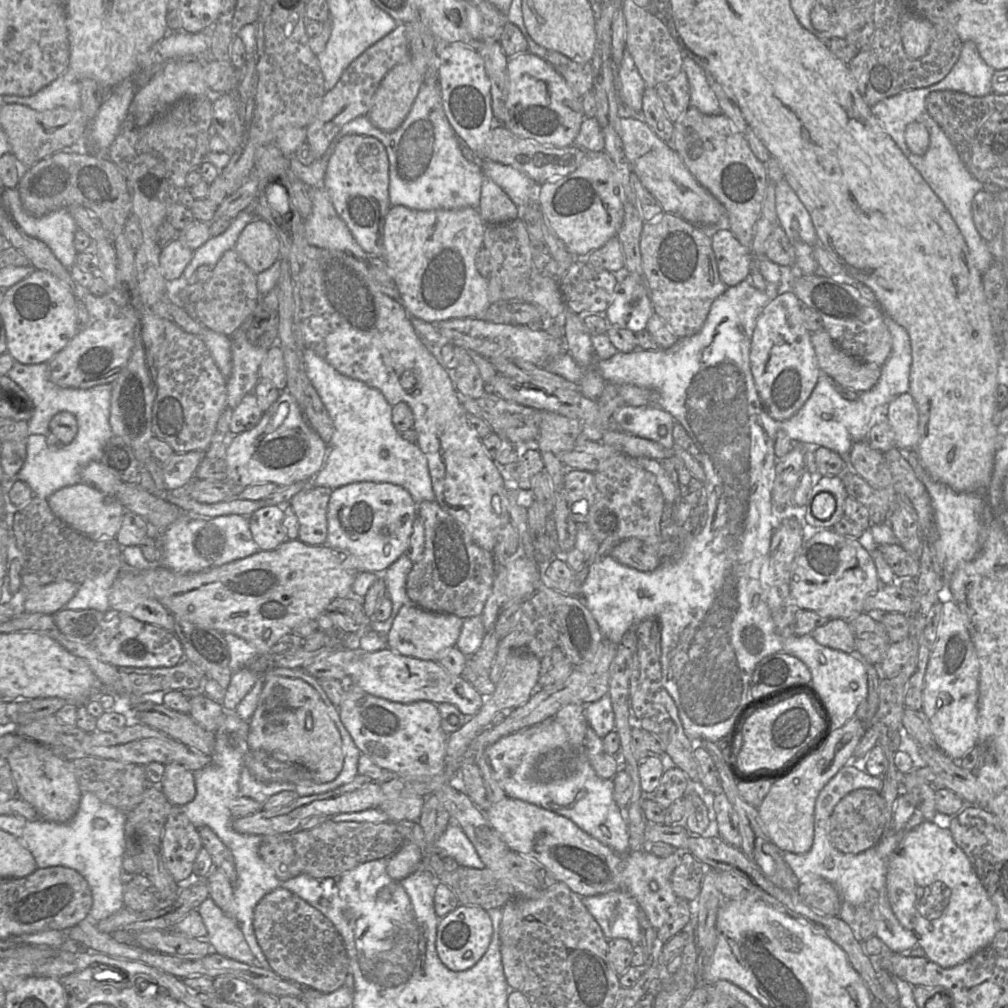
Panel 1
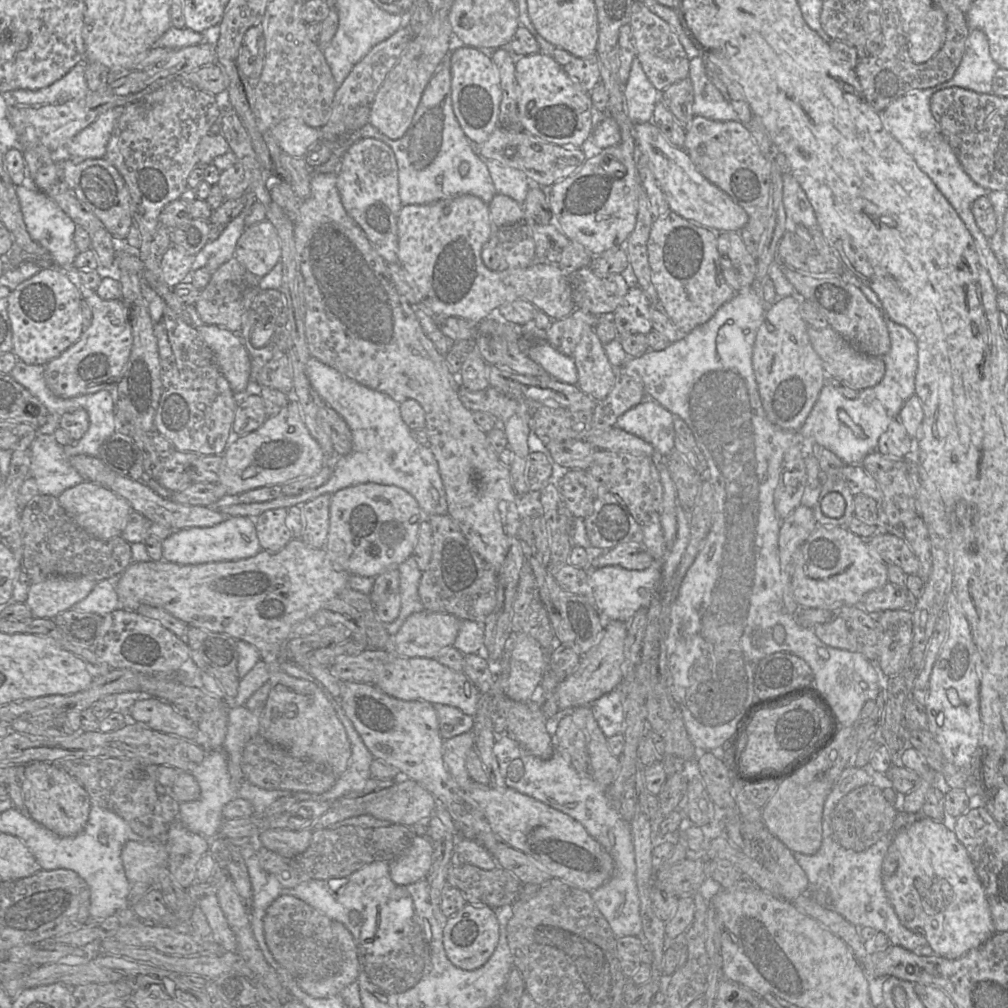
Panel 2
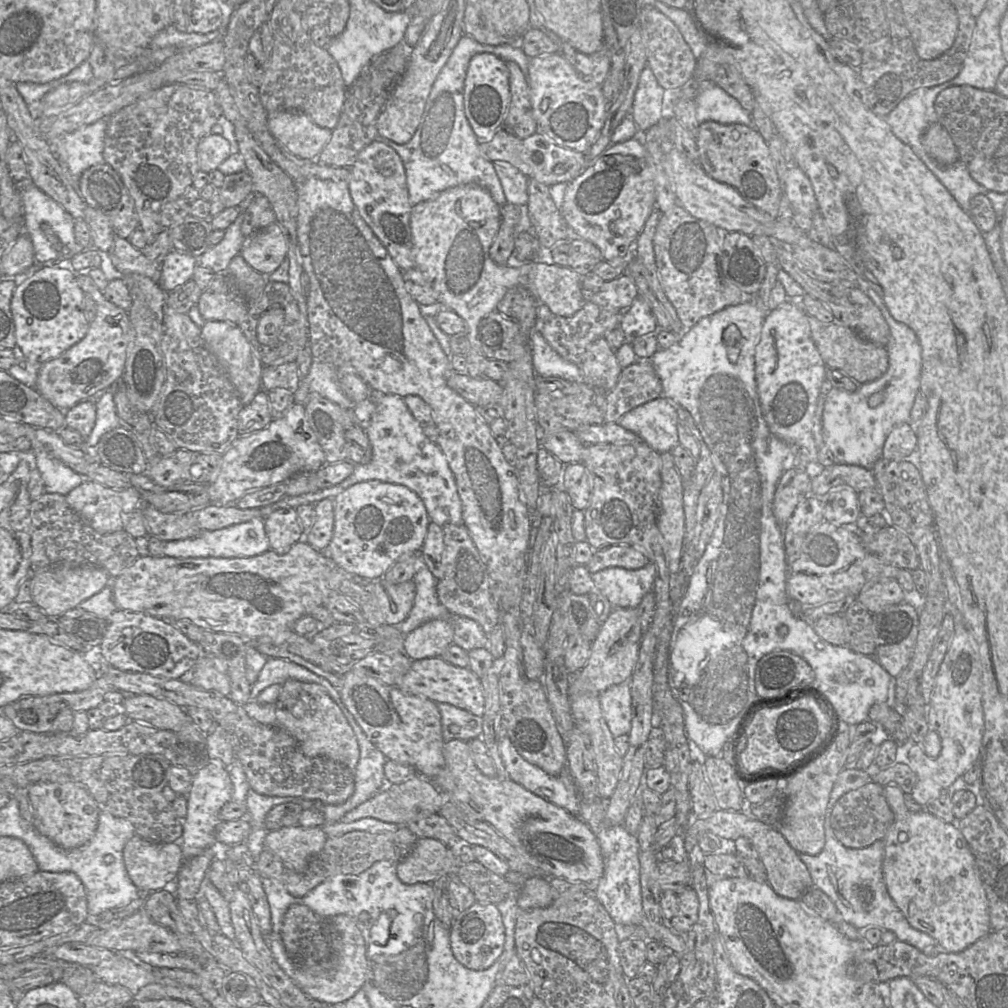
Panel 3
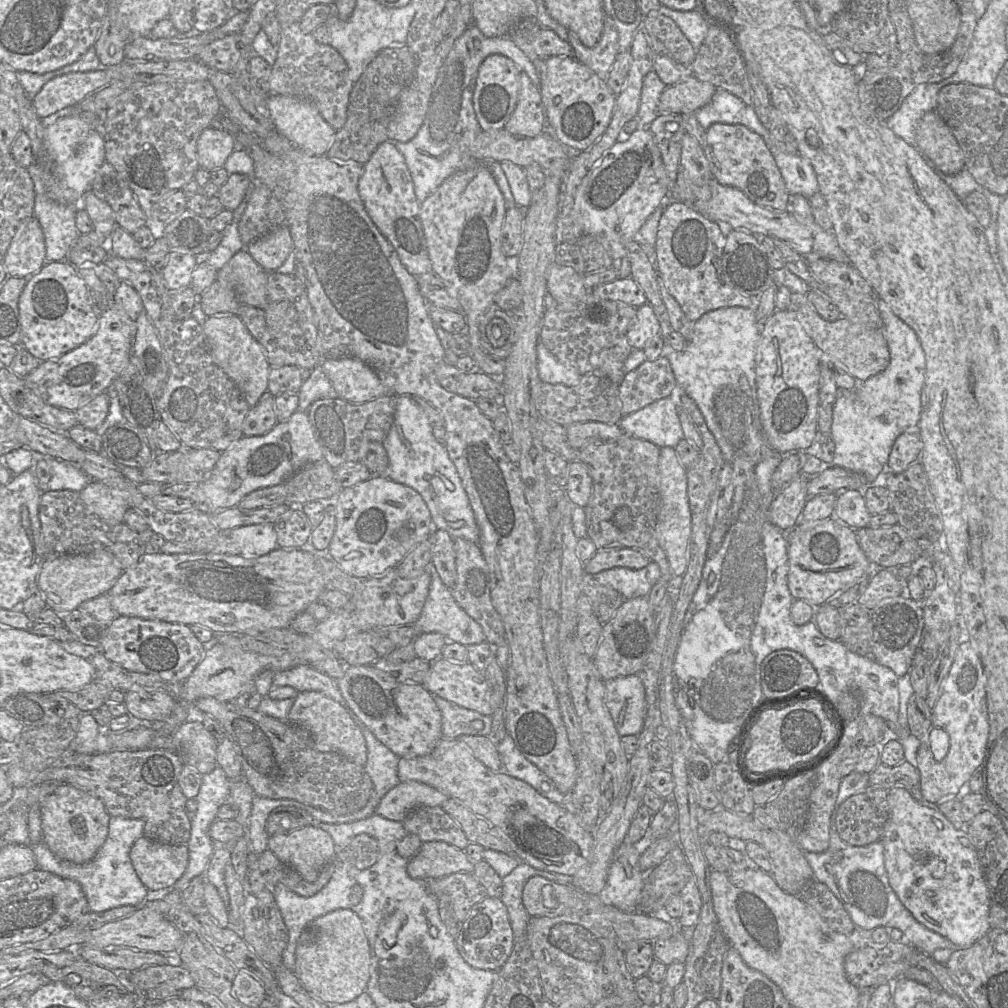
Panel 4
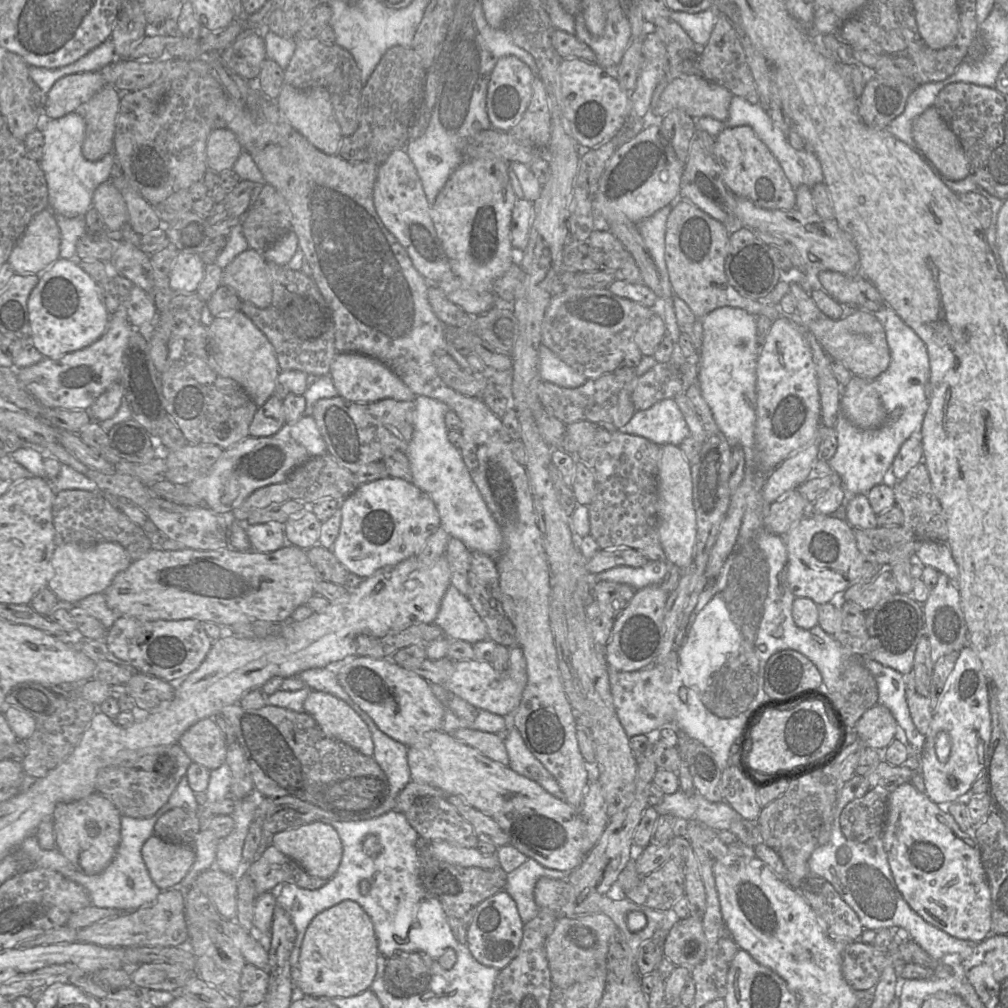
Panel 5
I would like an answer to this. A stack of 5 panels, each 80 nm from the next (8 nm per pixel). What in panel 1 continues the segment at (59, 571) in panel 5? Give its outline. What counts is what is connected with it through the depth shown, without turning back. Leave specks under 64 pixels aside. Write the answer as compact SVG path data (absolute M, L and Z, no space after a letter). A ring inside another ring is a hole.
M63 580L26 591L24 611L53 615L65 608L67 602L76 594L78 587L77 583Z

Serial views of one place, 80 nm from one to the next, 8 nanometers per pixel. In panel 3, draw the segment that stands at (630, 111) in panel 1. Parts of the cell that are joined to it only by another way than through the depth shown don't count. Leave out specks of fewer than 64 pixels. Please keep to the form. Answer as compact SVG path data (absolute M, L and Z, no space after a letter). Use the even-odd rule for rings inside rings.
M645 67L640 74L630 113L638 130L646 131L663 118L665 92L652 70Z

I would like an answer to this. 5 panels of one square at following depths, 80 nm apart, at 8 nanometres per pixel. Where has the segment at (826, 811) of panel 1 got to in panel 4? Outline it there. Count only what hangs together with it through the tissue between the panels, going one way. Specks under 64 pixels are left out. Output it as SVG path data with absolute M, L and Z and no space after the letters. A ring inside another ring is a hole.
M853 771L841 780L838 796L830 817L830 841L825 852L804 852L814 879L825 884L840 900L858 930L872 931L877 927L899 929L904 940L917 949L931 955L937 949L956 949L955 945L918 922L904 906L891 888L885 869L884 846L881 840L865 846L852 846L844 842L836 827L836 816L840 805L850 796L859 793L869 785L869 774Z

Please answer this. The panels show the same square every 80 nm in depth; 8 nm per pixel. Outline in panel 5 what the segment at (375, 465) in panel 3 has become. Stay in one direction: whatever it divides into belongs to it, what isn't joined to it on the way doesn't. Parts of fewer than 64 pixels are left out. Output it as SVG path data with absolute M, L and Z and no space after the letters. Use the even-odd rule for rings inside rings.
M416 396L413 402L414 431L403 451L409 460L411 482L431 497L440 516L440 526L450 537L460 539L472 551L483 553L493 546L494 532L500 528L473 482L459 448L448 440L445 415L449 407L426 396Z

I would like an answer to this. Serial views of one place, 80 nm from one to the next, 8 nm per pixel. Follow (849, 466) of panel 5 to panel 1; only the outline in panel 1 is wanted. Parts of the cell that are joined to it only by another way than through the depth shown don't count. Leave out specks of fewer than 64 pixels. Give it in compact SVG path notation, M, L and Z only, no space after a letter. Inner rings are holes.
M854 279L854 285L860 294L879 306L884 314L885 323L891 333L892 350L882 366L875 386L859 394L858 399L844 399L837 389L829 383L833 381L827 374L821 374L811 395L804 405L791 418L781 422L781 428L796 443L804 447L826 447L846 459L854 443L866 440L870 429L879 421L886 420L888 404L898 395L909 392L909 376L912 363L911 341L908 332L896 323L884 310L872 289Z

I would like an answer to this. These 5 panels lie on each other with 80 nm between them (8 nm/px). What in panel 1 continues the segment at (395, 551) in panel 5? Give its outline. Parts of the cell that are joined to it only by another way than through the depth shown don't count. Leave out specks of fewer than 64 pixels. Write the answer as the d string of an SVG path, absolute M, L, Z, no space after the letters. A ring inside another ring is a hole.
M355 482L333 489L328 502L326 544L335 549L347 550L356 558L360 571L382 575L384 571L405 553L417 515L417 504L402 486L387 482Z

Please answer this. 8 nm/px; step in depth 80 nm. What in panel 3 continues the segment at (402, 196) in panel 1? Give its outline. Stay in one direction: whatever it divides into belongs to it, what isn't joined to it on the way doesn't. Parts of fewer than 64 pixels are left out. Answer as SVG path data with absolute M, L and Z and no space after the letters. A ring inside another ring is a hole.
M463 34L432 86L413 137L404 144L398 144L380 135L377 138L392 147L400 156L412 206L430 200L449 188L470 183L485 188L499 206L506 202L515 205L526 205L528 202L529 178L510 163L494 161L493 165L506 199L504 198L492 168L487 166L488 159L481 153L478 138L465 115L464 82L471 58L479 53L490 53L504 61L513 61L519 65L525 76L528 73L530 58L518 44L481 44L470 35Z

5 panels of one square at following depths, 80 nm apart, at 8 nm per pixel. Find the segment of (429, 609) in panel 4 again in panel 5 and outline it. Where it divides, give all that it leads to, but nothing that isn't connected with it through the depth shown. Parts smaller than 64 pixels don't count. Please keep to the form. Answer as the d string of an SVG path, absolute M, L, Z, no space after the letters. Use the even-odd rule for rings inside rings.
M451 584L442 598L433 623L438 625L444 636L450 640L463 640L474 644L489 638L485 623L467 596Z

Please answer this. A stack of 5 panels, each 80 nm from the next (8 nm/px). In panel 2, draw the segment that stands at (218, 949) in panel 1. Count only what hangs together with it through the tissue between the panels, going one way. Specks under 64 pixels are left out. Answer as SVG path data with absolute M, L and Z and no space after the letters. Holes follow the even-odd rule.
M216 894L206 895L198 902L211 928L211 939L227 952L237 951L237 942L233 931L219 905Z

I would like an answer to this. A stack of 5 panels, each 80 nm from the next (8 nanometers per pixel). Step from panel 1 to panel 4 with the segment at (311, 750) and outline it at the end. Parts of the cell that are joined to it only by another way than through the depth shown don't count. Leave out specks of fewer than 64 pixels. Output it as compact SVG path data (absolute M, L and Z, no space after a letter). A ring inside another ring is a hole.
M318 691L298 692L293 699L288 721L306 726L313 735L315 747L318 751L337 752L353 763L364 766L367 760L365 738L343 706Z

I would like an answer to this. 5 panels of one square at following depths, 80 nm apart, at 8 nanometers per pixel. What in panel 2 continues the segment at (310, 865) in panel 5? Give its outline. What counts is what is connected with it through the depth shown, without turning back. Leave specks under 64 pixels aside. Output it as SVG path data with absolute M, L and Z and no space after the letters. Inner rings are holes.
M269 829L259 835L262 846L287 858L303 853L309 846L314 831Z

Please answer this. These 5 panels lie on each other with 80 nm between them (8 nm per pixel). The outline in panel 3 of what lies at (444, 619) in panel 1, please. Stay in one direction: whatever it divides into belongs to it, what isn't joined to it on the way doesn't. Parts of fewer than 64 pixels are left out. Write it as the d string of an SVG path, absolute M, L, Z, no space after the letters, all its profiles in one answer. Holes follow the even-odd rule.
M434 619L415 628L404 637L406 655L413 661L440 657L453 643L454 628L450 621Z

